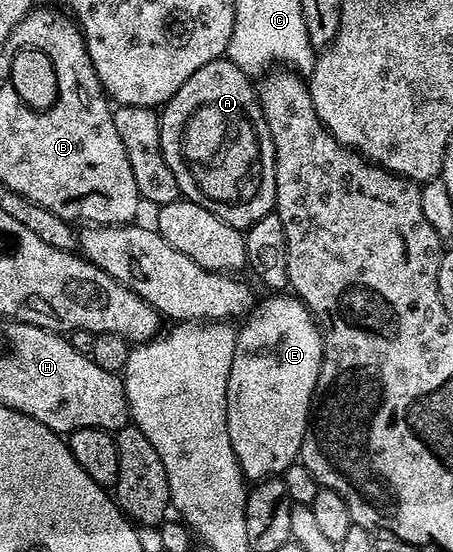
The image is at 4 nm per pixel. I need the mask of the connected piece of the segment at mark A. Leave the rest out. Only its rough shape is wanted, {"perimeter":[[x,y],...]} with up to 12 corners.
{"perimeter":[[222,56],[160,111],[181,198],[246,231],[274,213],[275,144]]}

